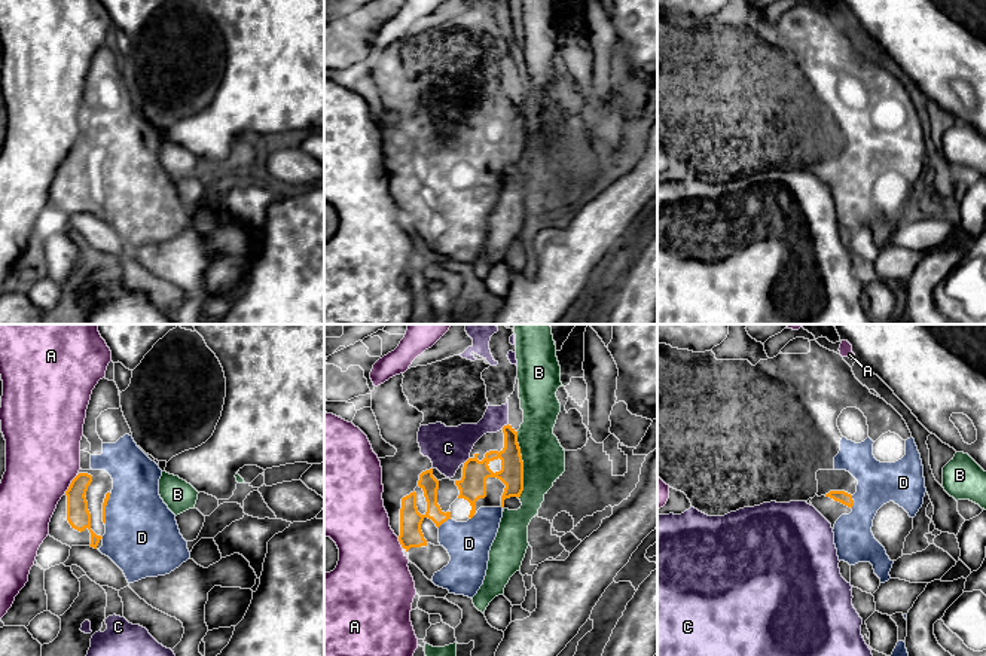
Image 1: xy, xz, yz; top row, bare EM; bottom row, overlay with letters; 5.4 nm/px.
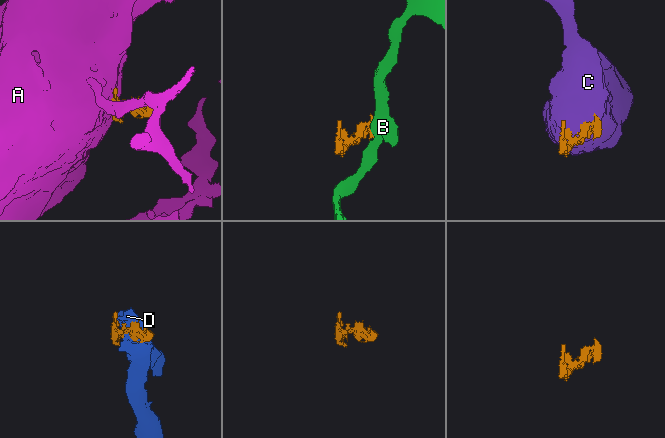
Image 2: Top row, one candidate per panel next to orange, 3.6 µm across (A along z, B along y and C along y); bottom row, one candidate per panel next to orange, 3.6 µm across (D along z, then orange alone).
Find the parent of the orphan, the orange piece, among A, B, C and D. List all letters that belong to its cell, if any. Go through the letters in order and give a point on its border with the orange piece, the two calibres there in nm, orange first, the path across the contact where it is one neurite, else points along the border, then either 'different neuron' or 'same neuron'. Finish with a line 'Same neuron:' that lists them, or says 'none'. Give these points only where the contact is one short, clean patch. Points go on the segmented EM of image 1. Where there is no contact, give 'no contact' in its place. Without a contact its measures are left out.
A: meets orange in xy at (70, 484); 130 nm thick on the orange side, 400 nm on the other; border along xy (78, 475), (64, 493); different neuron
B: meets orange in xz at (522, 464); 130 nm thick on the orange side, 220 nm on the other; border along xz (516, 432), (522, 461), (522, 493), (519, 497); different neuron
C: meets orange in xz at (504, 426); 130 nm thick on the orange side, 150 nm on the other; different neuron
D: meets orange in yz at (852, 502); 70 nm thick on the orange side, 220 nm on the other; same neuron
Same neuron: D

